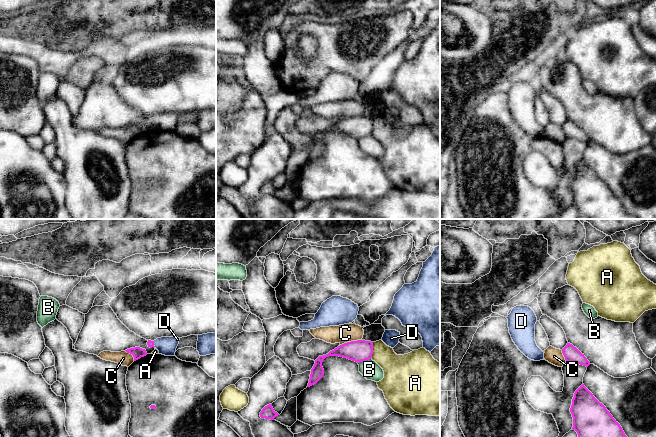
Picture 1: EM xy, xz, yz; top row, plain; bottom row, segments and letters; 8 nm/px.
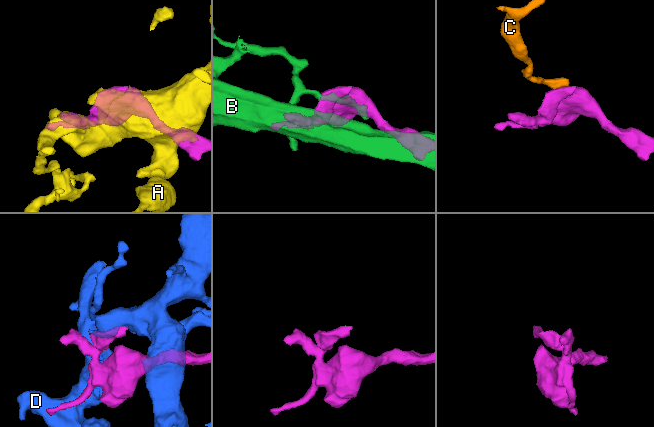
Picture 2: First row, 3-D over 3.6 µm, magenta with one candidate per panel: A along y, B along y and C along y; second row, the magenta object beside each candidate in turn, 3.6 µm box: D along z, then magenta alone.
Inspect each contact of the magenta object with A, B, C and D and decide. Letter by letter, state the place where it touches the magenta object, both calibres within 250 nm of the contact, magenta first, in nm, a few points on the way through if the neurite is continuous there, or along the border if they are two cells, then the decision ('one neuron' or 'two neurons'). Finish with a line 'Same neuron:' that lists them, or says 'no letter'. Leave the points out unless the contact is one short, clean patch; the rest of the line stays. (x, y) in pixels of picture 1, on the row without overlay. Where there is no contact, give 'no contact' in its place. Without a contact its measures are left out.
A: xz (372, 126) | 170/220 nm | two neurons
B: xz (364, 136) | 170/150 nm | along xz (370, 134), (358, 139) | two neurons
C: xz (351, 117) | 170/150 nm | along xz (361, 115), (347, 117), (340, 121) | two neurons
D: xy (153, 120) | 50/150 nm | across xy (150, 119), (153, 120), (163, 120), (166, 122) | one neuron
Same neuron: D

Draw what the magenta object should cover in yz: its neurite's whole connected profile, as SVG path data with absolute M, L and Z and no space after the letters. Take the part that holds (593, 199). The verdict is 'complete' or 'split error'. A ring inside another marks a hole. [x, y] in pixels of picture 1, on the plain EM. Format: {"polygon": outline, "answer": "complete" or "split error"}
{"polygon": "M584 160L575 167L570 188L578 219L638 219L625 211L620 200Z", "answer": "complete"}

